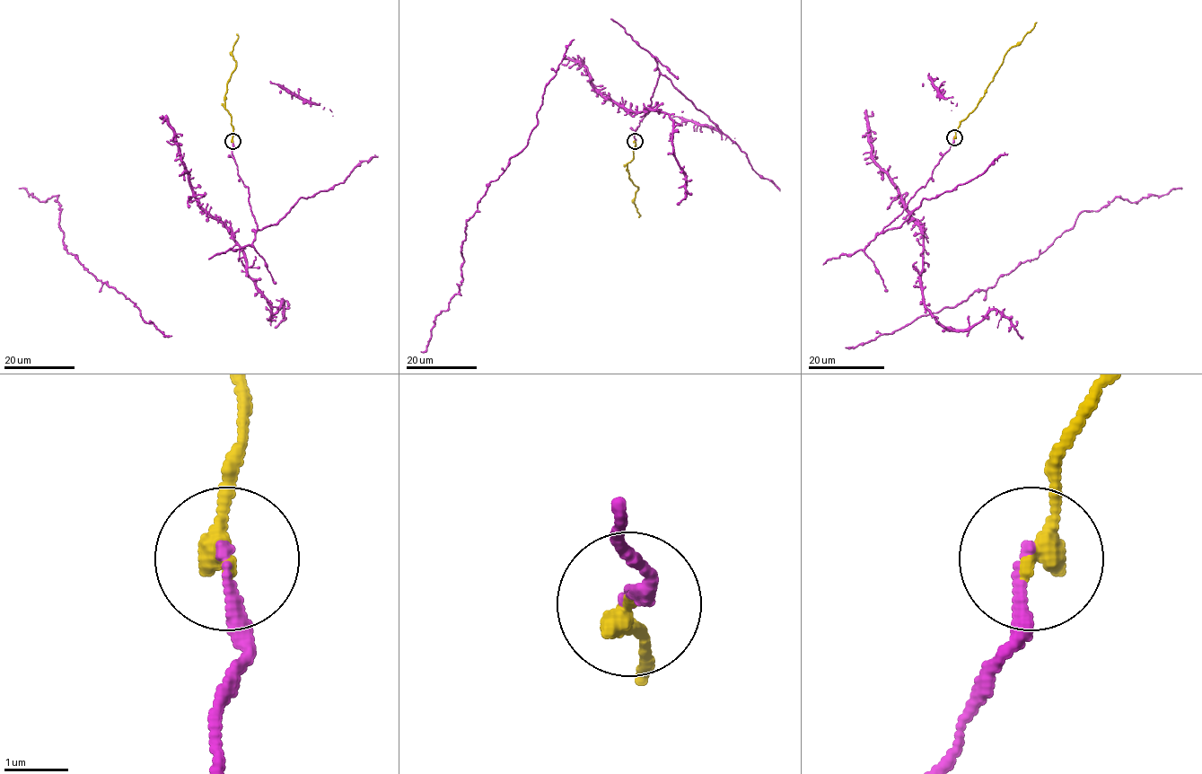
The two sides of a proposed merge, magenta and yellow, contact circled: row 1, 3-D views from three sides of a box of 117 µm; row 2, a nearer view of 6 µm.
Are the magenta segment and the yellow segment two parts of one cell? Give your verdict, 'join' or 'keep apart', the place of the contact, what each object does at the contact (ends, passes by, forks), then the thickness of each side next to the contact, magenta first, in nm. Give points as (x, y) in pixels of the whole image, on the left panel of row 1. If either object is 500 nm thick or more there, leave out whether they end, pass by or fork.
join; at (232, 141); magenta ends there; yellow ends there; 150 nm thick on the magenta side, 360 nm on the other

